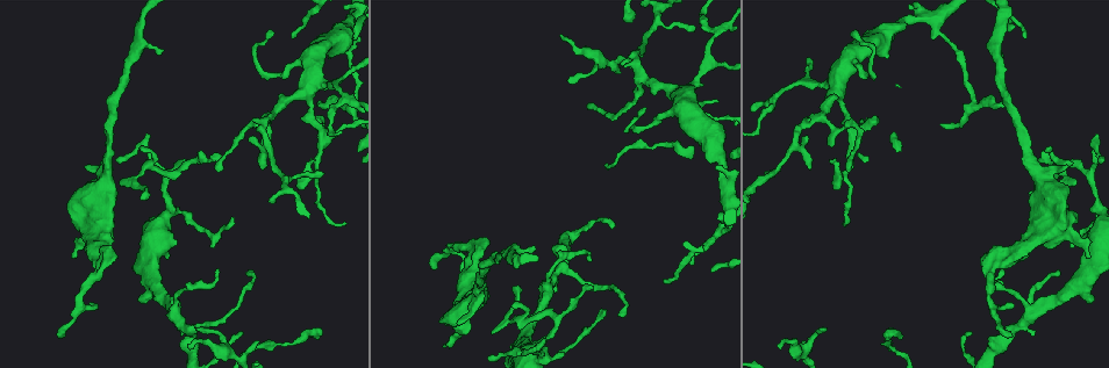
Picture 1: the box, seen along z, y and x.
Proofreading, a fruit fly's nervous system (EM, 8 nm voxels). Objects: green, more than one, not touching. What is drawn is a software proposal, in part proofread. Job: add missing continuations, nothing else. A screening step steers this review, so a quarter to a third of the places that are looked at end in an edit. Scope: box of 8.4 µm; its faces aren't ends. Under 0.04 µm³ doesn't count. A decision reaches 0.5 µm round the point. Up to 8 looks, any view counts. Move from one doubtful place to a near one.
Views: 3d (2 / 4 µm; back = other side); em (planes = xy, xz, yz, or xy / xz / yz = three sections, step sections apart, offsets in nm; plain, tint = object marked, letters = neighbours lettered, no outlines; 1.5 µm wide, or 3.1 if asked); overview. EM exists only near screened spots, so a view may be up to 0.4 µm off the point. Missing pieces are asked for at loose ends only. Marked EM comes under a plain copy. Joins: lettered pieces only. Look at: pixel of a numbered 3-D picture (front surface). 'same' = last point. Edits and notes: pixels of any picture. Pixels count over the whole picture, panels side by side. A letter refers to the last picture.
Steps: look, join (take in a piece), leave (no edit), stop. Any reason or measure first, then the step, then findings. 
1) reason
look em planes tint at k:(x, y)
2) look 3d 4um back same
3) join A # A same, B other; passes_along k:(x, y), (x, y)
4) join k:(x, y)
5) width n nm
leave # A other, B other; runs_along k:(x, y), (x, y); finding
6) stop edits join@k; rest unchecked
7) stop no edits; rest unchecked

branch stops here
look 3d 4um at 1:(444, 347)

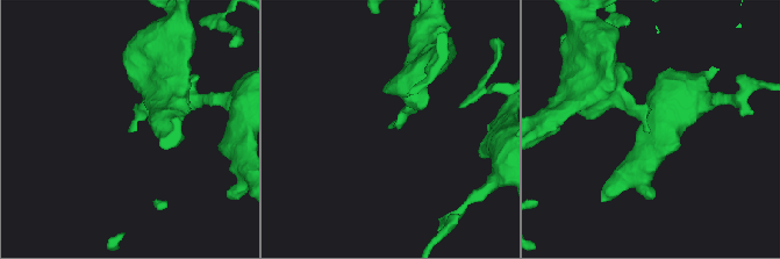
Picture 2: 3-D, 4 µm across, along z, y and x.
look em planes letters at 2:(650, 129)

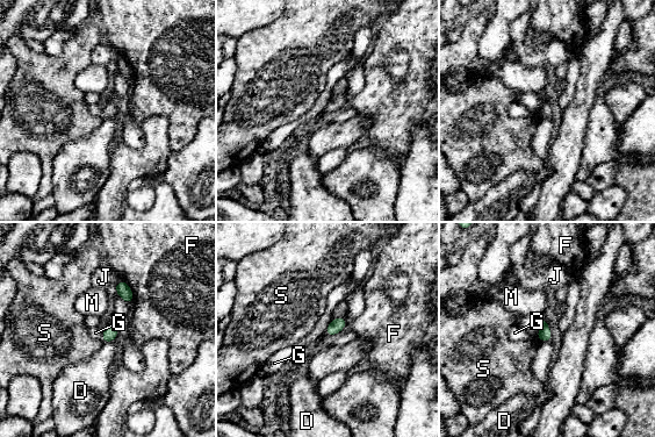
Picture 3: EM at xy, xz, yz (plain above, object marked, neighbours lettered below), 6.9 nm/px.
leave # D other, F other, G other, J other, M other, S other; border 3:(332, 319), (323, 334); no lettered piece goes on from it

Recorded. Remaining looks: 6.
an open end
look em planes tint at 1:(511, 305)

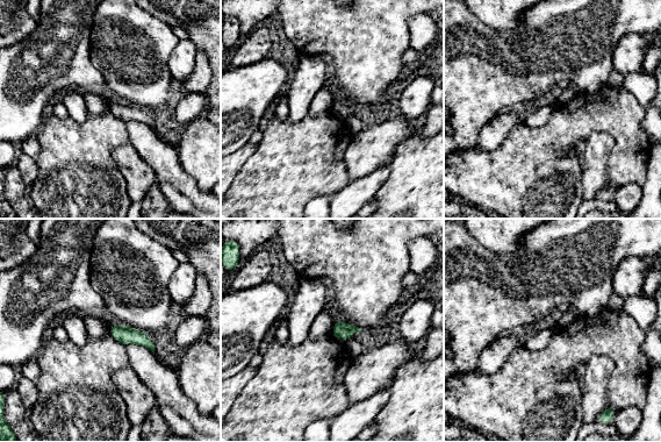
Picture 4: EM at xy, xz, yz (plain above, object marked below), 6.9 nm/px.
look em planes letters same

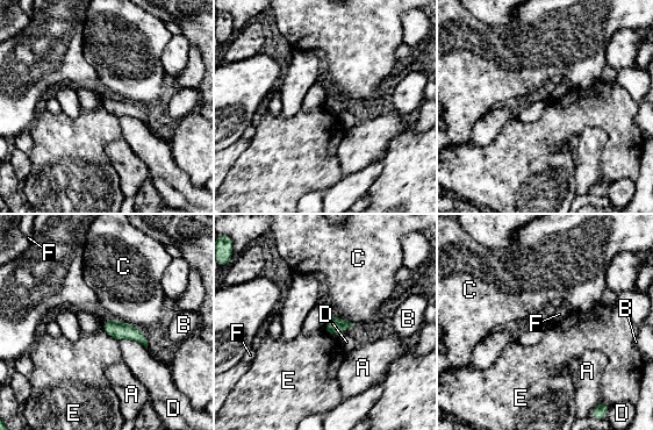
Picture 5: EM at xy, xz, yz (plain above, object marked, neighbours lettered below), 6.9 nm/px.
longest_contact D 220 nm
leave # A other, B other, C other, D other, E other, F other; border 5:(101, 329), (117, 341); no lettered piece goes on from it

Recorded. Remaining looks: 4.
tapers out
look 3d 2um at 1:(161, 52)

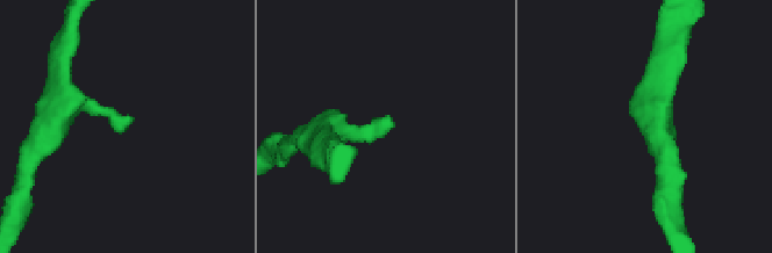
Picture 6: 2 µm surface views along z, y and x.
need the tissue
look em planes letters at 6:(388, 118)

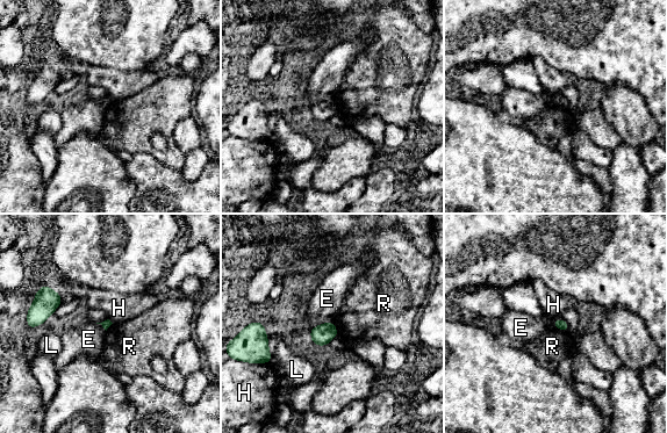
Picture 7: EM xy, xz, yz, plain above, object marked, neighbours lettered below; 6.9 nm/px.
leave # E other, H other, L other, R other; border 7:(551, 323), (556, 327), (568, 332); no lettered piece goes on from it

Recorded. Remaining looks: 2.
stop no edits; rest unchecked

